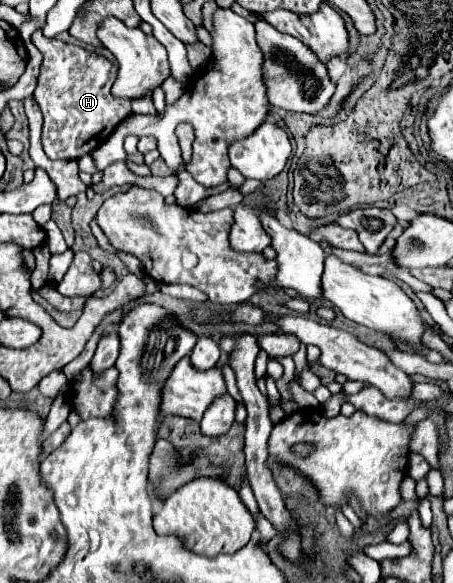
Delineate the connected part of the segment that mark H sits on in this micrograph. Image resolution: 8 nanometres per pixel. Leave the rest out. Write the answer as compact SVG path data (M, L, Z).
M40 33L34 35L34 45L44 55L34 99L44 115L42 145L50 159L80 159L96 151L130 113L156 115L152 93L146 93L142 99L120 99L112 95L110 89L116 81L116 67L106 57L78 45L48 39Z

